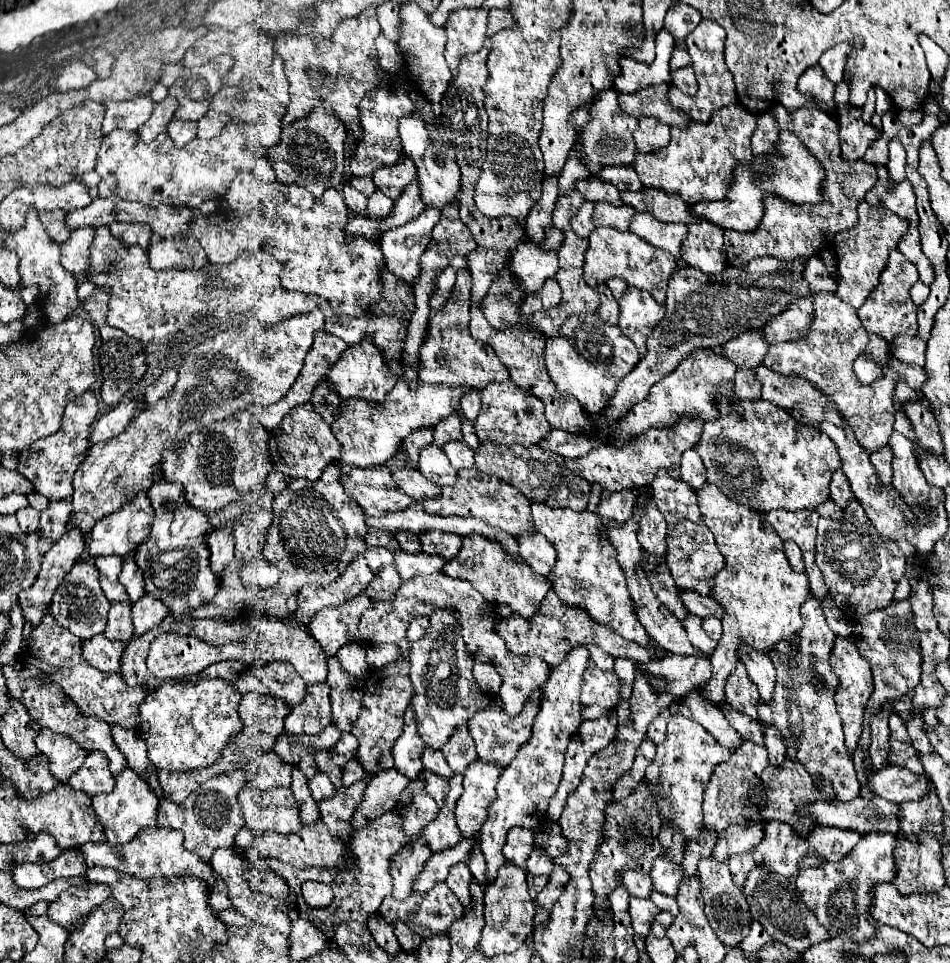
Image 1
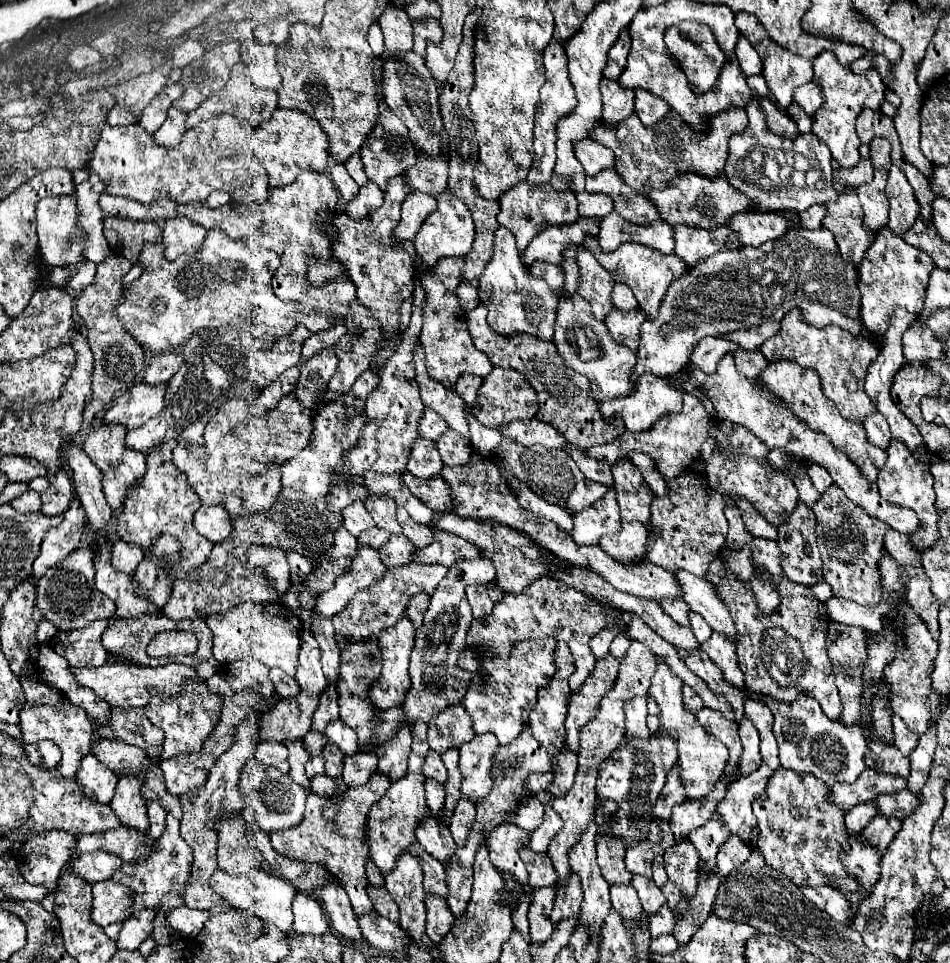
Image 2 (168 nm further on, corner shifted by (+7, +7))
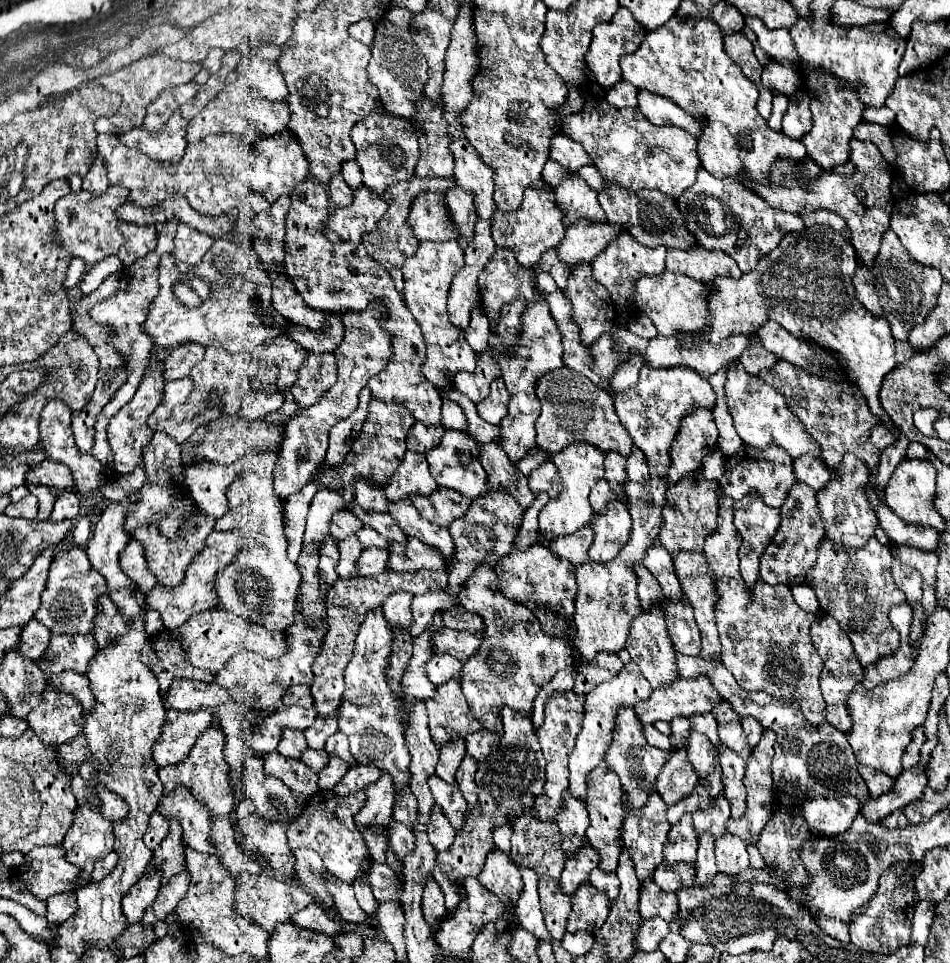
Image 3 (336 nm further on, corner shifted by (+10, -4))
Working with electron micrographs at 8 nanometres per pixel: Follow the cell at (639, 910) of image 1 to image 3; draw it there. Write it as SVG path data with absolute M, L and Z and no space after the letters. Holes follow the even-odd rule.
M653 881L641 885L639 897L641 897L639 907L641 907L641 917L643 919L659 915L665 921L671 921L673 915L679 913L679 909L677 909L677 897L673 893L661 891Z

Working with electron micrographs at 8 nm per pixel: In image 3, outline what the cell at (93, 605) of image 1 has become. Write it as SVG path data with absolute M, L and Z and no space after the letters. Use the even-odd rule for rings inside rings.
M81 547L63 549L55 555L49 569L47 587L41 595L41 607L35 611L35 619L43 623L53 635L77 635L91 633L99 613L99 597L105 593L105 579L89 567L89 559Z

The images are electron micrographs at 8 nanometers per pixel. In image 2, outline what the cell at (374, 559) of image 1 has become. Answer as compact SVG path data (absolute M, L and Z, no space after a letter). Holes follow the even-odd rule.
M372 528L368 532L362 532L358 536L358 542L364 544L364 546L370 546L370 548L380 548L384 542L388 542L388 532L380 532L380 528Z

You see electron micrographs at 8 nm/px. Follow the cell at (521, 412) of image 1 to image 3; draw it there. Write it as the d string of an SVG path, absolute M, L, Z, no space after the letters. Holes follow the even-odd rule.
M495 379L491 383L491 393L485 401L477 403L477 413L483 421L491 425L499 425L507 415L507 403L509 403L509 391L505 389L503 379Z

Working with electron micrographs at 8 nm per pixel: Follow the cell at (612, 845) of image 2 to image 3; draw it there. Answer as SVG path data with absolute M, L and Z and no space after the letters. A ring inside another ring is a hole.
M603 763L589 773L587 783L589 783L587 811L589 811L589 821L591 821L591 825L587 829L587 839L599 855L597 867L605 873L615 875L617 859L619 859L621 849L623 849L621 847L621 827L623 827L625 817L627 817L627 811L623 809L623 803L621 803L621 783L617 783L617 775L613 775L613 771L605 771Z

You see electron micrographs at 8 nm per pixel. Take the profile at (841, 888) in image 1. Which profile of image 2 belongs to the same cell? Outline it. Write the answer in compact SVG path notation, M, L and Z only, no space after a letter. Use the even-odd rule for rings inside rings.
M876 814L876 818L872 818L872 822L862 830L862 834L868 844L872 844L878 852L884 854L898 830L900 830L900 820L896 820L894 816Z

